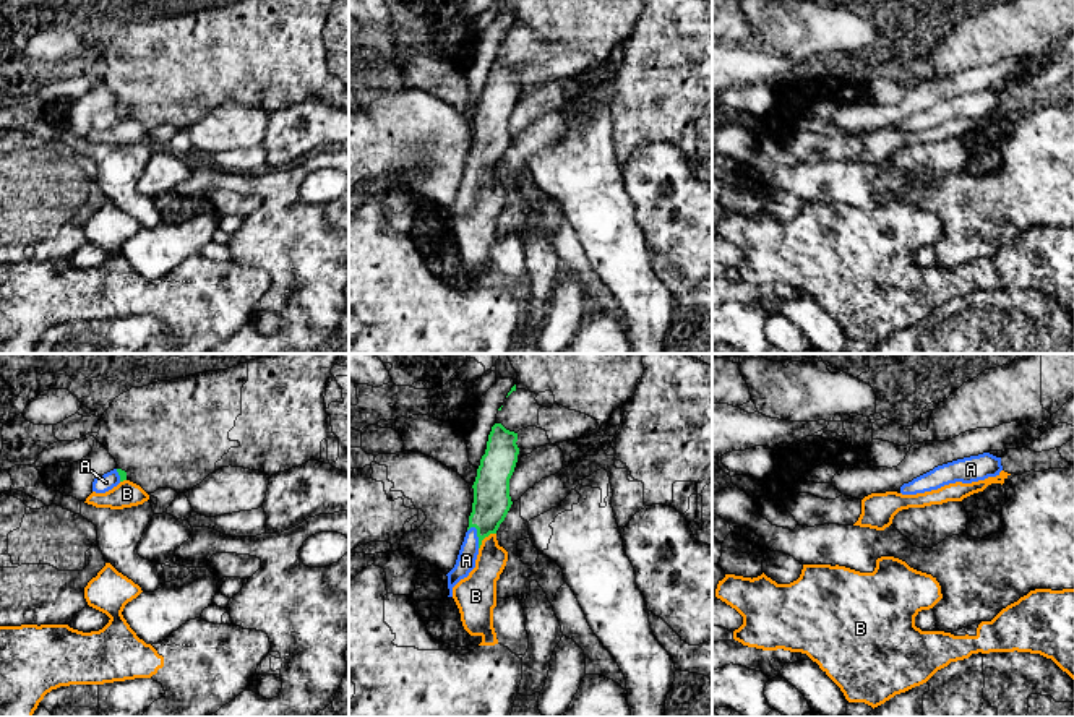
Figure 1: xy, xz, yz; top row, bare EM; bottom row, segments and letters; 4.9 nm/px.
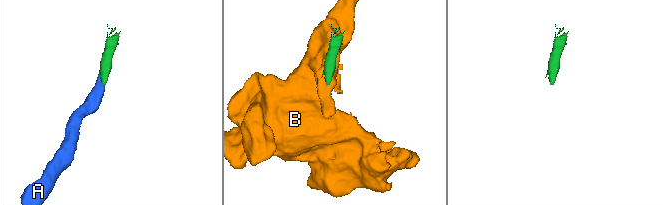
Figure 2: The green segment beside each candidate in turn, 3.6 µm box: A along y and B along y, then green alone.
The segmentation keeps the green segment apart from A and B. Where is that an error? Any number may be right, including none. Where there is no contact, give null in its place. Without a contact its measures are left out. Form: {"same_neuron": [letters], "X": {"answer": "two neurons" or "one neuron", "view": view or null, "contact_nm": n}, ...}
{"same_neuron": ["A"], "A": {"answer": "one neuron", "view": "xz", "contact_nm": 120}, "B": {"answer": "two neurons", "view": "xz", "contact_nm": 120}}

